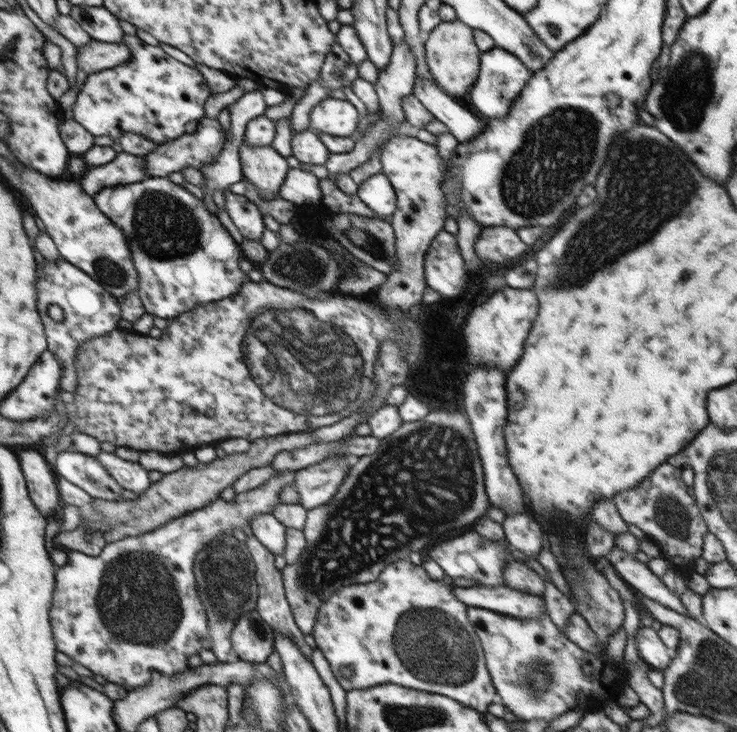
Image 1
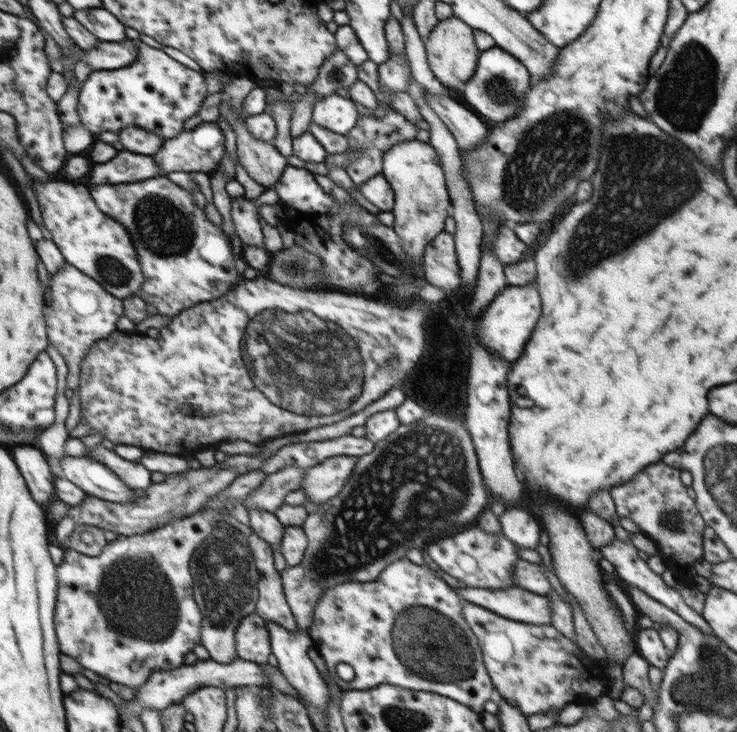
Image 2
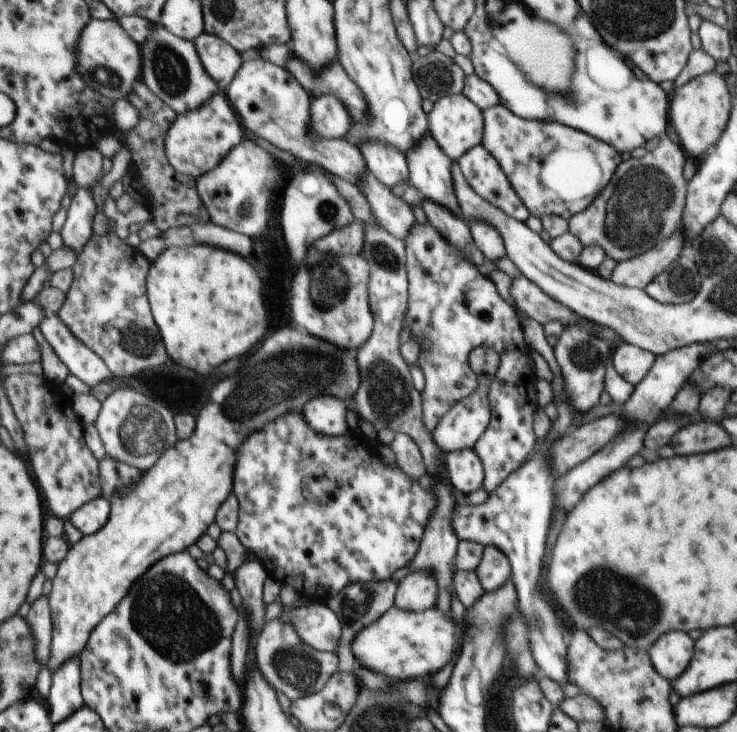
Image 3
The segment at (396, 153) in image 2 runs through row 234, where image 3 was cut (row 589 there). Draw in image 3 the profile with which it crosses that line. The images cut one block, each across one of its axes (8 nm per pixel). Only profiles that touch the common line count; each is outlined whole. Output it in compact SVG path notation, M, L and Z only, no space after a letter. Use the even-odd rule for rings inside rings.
M416 571L408 573L398 582L394 605L402 610L424 612L435 608L436 599L434 577L424 571Z

